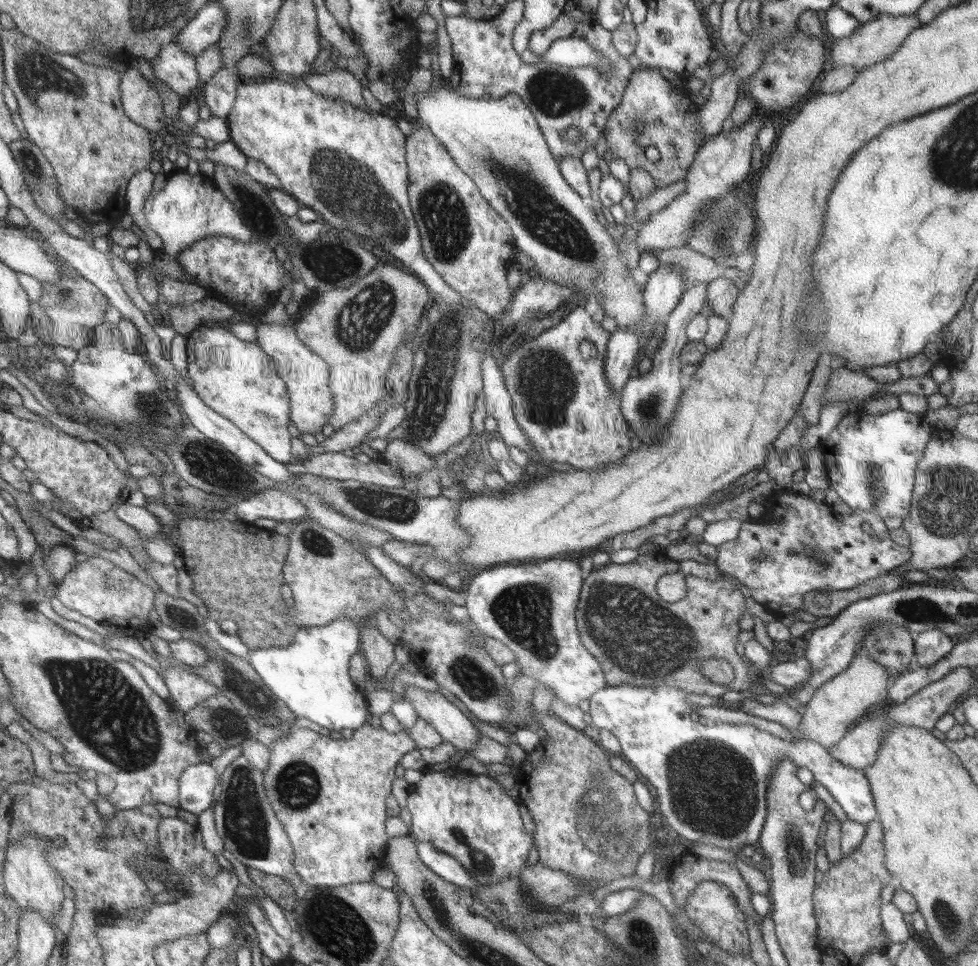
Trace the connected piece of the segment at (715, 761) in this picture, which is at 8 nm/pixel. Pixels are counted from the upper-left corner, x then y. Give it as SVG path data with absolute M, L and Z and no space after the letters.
M634 684L607 685L601 691L595 692L589 698L589 703L588 713L592 716L592 723L618 737L622 750L620 756L632 763L638 774L654 786L658 810L662 812L666 824L672 827L681 839L692 841L692 844L716 846L727 851L730 851L730 848L738 848L740 844L754 846L754 842L761 838L760 832L764 828L768 814L770 774L784 756L802 765L810 780L816 780L824 785L834 800L842 806L848 819L867 825L880 818L864 770L844 766L830 754L829 749L810 738L789 742L748 723L712 722L712 726L704 726L698 722L694 724L694 720L690 720L688 714L682 714L678 718L680 692L668 684L648 688Z

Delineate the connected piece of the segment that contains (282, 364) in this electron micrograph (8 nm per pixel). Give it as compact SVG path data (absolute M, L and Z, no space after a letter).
M288 319L286 323L266 324L260 320L254 321L261 349L268 354L276 369L276 374L288 386L290 394L290 420L300 433L316 434L322 431L333 415L335 409L334 396L329 388L329 366L320 356L317 356L300 337L297 336L295 325Z

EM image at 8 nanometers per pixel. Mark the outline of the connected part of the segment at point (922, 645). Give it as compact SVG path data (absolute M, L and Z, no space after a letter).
M940 628L923 630L915 641L914 665L919 668L938 663L940 659L950 654L955 644L956 639L947 636Z

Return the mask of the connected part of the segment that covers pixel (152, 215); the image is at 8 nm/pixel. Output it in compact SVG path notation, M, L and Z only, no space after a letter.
M186 172L169 173L164 187L158 191L153 190L148 195L148 199L144 203L144 214L148 226L162 238L162 249L157 252L157 255L164 254L178 259L178 254L182 250L186 250L194 242L198 242L202 238L210 238L210 236L228 236L242 242L252 242L253 240L252 229L245 223L245 219L238 210L234 208L229 197L216 186L205 184L202 181L202 174L191 175Z

